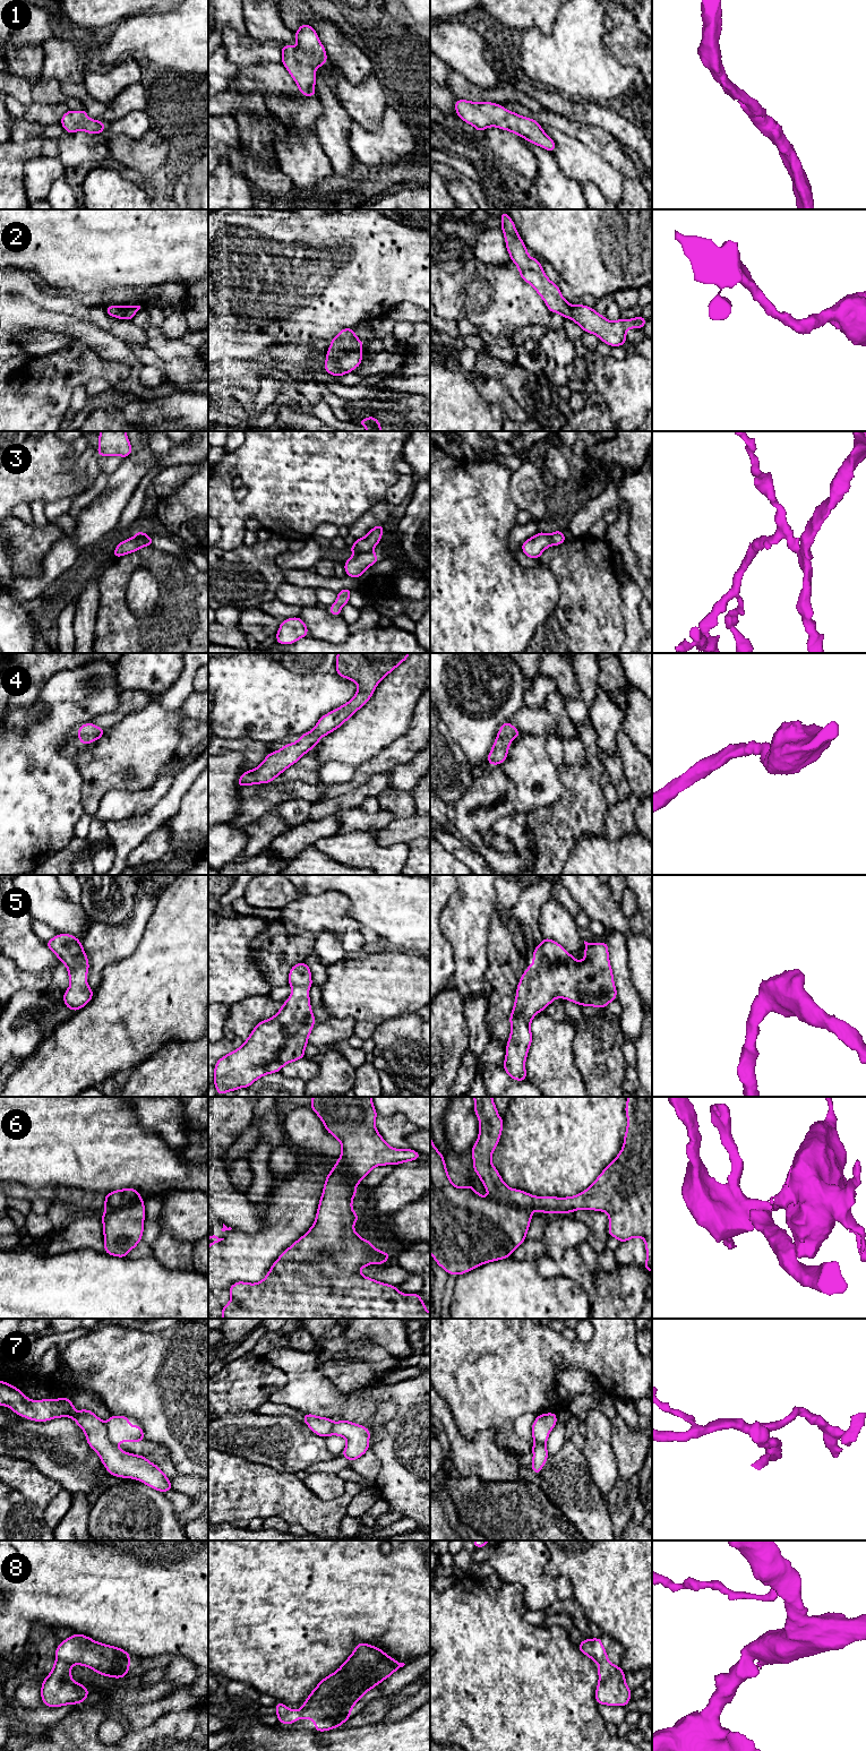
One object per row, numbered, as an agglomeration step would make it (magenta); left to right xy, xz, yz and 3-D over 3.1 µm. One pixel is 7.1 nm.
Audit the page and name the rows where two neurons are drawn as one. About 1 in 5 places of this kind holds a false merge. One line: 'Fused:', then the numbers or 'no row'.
Fused: 3, 6, 7

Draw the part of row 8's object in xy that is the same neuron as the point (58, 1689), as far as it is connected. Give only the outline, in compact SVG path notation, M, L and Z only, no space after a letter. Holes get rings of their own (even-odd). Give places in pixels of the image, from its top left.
M78 1633L60 1642L55 1648L55 1658L41 1688L43 1705L52 1708L82 1703L88 1697L87 1688L71 1680L74 1664L114 1679L125 1677L130 1670L129 1653Z

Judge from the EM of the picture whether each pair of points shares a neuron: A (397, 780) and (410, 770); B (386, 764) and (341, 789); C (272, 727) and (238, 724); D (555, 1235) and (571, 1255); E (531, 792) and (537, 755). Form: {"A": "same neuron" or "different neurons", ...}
{"A": "same neuron", "B": "same neuron", "C": "same neuron", "D": "different neurons", "E": "same neuron"}

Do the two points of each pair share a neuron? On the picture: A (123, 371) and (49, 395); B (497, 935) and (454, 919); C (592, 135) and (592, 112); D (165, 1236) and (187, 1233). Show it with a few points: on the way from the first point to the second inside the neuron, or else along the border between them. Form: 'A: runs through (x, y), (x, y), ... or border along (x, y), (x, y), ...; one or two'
A: runs through (105, 371), (76, 371), (67, 378); one
B: border along (497, 908), (491, 918), (487, 947); two
C: border along (567, 119), (599, 127), (608, 131), (616, 139); two
D: border along (162, 1228), (180, 1241), (193, 1243); two

